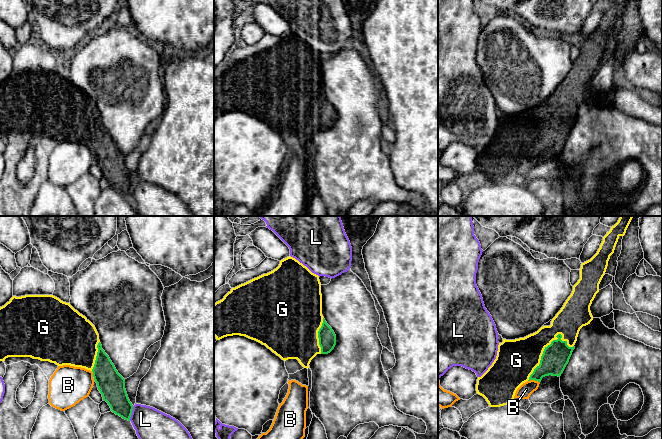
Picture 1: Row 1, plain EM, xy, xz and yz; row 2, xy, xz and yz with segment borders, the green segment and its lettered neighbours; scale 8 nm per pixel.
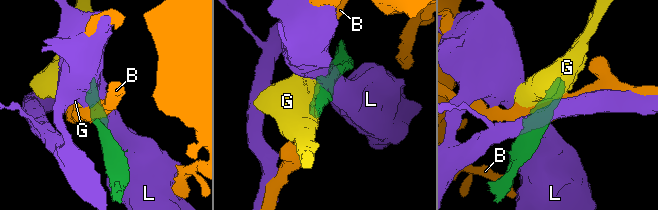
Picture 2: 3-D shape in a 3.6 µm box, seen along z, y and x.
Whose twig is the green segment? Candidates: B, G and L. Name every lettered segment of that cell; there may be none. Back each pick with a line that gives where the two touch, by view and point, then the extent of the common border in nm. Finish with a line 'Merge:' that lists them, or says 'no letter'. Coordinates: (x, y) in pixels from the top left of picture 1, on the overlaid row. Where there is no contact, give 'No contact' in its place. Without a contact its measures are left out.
G: Touches green at yz (547, 346). Shared border 480 nm
Merge: G

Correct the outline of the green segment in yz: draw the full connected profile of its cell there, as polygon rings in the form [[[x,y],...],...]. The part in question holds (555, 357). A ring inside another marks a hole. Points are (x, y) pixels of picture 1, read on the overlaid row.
[[[620,216],[618,222],[603,237],[597,253],[581,264],[580,279],[561,310],[552,319],[550,326],[543,326],[537,332],[515,340],[503,339],[498,345],[497,356],[488,370],[477,379],[477,394],[483,396],[490,407],[507,405],[514,399],[517,389],[525,382],[541,382],[545,376],[558,376],[563,373],[575,349],[574,345],[580,329],[590,324],[593,316],[590,306],[599,292],[599,284],[605,275],[610,256],[614,253],[620,236],[624,236],[633,216]]]

